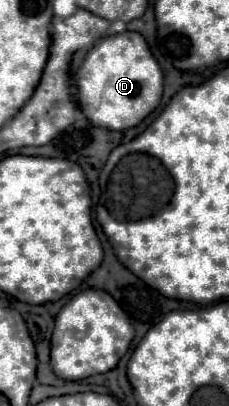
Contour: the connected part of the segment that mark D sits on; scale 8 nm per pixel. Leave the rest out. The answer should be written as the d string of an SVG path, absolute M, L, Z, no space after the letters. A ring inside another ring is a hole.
M125 31L103 37L87 53L77 73L77 103L93 125L105 129L129 129L139 125L161 101L163 73L143 35Z

